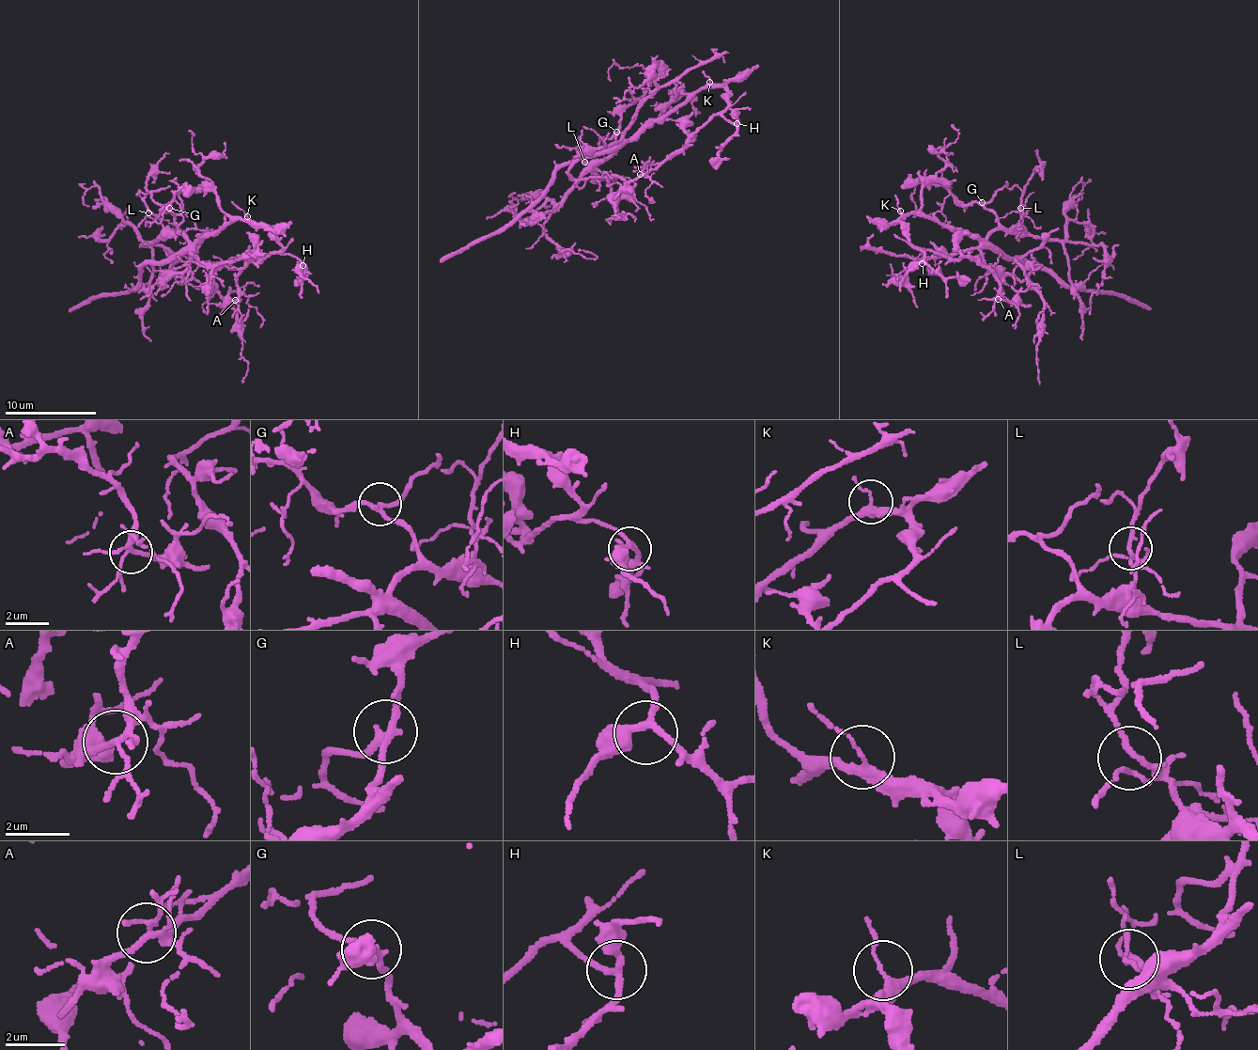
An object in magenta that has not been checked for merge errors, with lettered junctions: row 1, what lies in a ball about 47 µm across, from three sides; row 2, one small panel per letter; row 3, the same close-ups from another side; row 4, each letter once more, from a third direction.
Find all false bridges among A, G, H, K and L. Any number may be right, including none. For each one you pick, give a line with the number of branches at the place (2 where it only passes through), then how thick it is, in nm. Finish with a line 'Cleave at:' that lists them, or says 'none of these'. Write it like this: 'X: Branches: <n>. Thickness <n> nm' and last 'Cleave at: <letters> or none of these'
Cleave at: none of these

